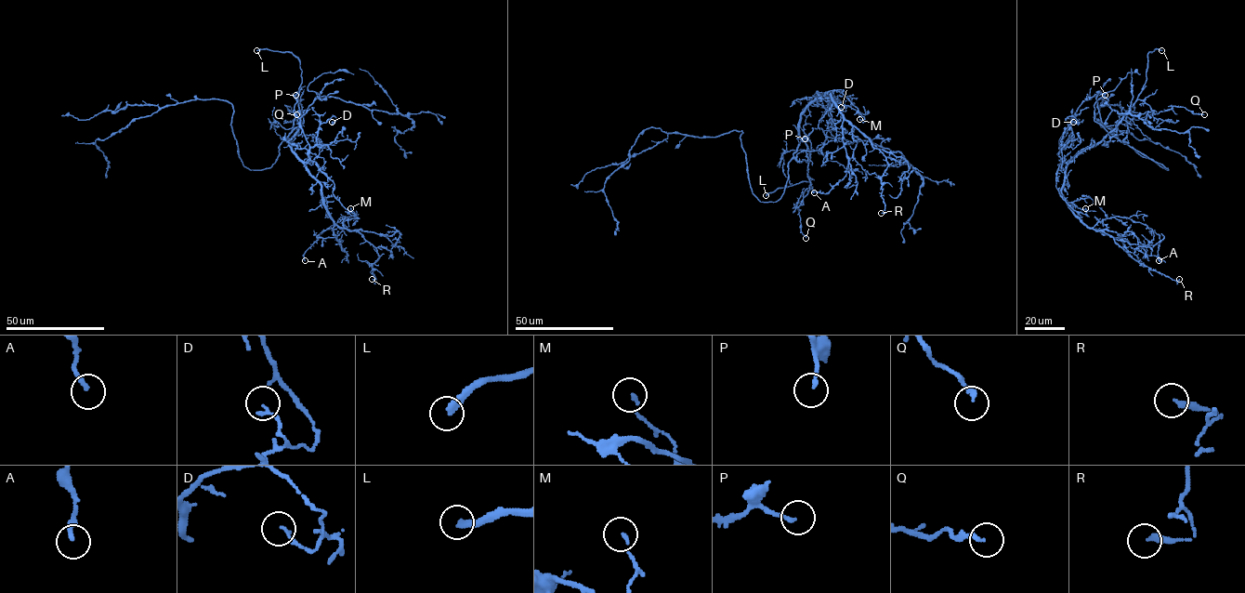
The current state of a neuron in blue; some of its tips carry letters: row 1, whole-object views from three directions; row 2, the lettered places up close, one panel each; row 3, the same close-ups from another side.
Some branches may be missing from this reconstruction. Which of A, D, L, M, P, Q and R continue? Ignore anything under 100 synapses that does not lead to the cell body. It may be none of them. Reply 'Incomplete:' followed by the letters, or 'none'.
Incomplete: L

